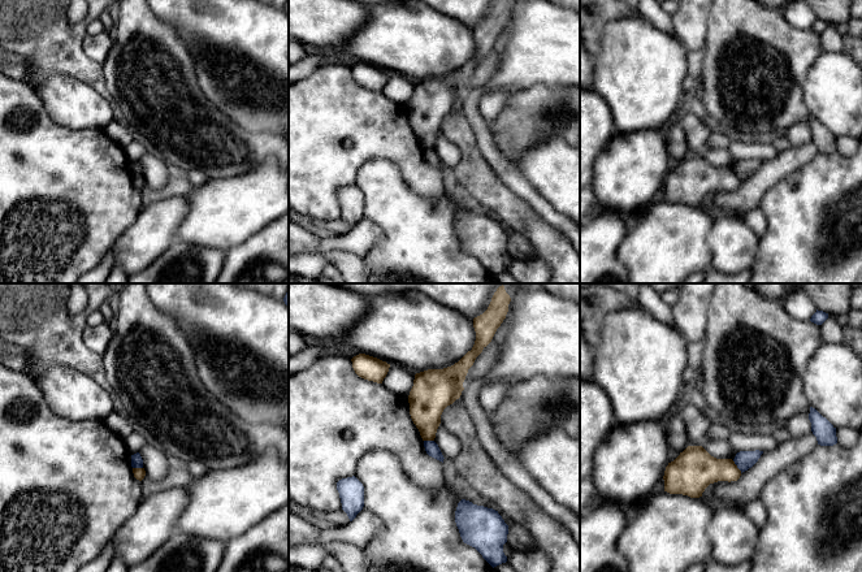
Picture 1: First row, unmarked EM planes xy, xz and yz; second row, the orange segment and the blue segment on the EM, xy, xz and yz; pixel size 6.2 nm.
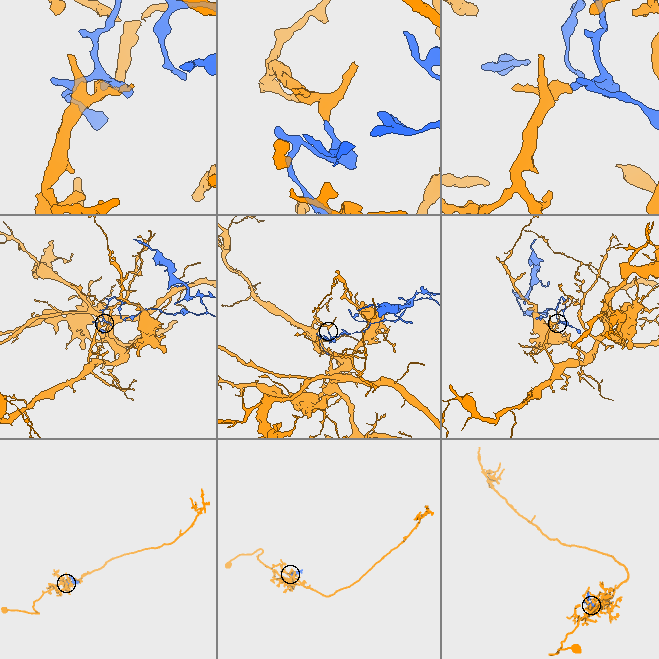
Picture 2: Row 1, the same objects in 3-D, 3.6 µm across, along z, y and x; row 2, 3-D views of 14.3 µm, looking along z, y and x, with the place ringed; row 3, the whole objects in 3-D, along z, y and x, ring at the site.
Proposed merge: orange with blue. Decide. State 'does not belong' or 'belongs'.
does not belong

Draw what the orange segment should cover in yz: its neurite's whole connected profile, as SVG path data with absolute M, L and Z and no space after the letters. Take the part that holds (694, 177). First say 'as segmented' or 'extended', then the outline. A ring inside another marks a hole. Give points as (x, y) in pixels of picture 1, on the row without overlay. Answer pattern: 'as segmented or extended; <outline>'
as segmented; M688 155L664 179L664 200L670 203L683 203L690 207L699 207L705 198L718 190L737 190L741 179L732 168L716 168L702 155Z

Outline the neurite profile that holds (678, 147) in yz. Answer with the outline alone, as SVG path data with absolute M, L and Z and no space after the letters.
M679 122L671 125L668 130L667 150L677 161L683 161L689 155L686 135Z

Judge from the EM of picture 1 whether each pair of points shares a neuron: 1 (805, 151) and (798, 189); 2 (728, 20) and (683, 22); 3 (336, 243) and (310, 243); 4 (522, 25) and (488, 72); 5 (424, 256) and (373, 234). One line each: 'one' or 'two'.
1: two
2: two
3: two
4: two
5: two

